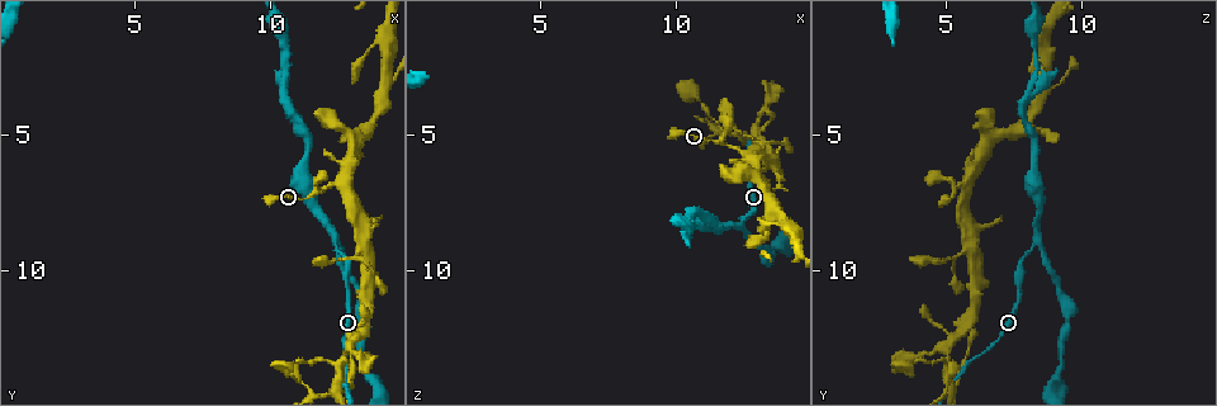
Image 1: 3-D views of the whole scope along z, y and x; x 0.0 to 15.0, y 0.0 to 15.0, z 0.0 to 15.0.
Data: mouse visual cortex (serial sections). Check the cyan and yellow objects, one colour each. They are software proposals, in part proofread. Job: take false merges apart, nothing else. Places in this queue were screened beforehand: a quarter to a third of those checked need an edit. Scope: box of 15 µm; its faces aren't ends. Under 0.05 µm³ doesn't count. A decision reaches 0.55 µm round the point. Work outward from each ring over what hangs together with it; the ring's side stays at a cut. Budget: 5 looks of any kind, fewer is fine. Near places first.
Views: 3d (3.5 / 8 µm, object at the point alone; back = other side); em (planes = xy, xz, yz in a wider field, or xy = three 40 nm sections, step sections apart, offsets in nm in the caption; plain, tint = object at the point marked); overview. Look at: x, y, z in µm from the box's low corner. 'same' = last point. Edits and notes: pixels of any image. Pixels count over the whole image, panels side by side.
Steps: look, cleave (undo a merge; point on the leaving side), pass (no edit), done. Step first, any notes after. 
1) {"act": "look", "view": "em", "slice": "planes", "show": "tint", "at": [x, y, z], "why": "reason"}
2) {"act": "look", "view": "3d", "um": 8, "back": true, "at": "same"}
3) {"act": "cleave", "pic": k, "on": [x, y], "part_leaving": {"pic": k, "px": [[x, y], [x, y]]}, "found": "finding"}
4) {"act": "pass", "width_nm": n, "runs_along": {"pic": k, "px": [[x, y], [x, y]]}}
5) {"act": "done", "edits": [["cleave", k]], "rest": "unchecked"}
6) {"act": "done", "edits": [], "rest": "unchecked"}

{"act": "look", "view": "3d", "um": 3.5, "at": [12.5, 8.9, 8.4]}

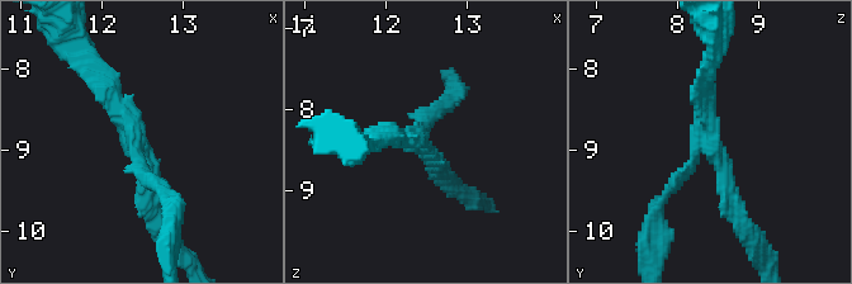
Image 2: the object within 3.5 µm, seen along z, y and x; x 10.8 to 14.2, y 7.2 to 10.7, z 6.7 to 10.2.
{"act": "look", "view": "em", "slice": "xy", "step": 1, "show": "tint", "at": [12.40, 8.85, 8.35]}

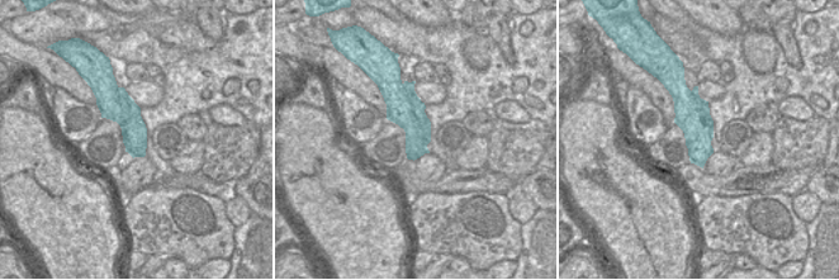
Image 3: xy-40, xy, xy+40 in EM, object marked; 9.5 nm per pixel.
{"act": "look", "view": "em", "slice": "xy", "step": 3, "show": "tint", "at": "same"}

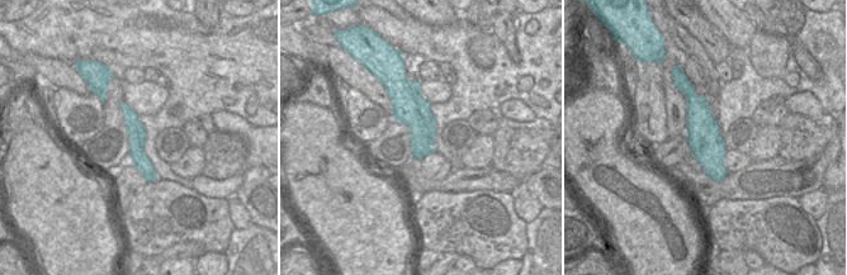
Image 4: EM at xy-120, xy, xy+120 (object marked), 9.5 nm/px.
{"act": "cleave", "pic": 2, "on": [140, 192], "width_nm": 300, "part_leaving": {"pic": 2, "px": [[705, 138], [714, 33]]}, "found": "two cells meet here"}

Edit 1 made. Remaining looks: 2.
{"act": "look", "view": "3d", "um": 3.5, "at": [11.7, 7.1, 5.3], "why": "three arms meet"}

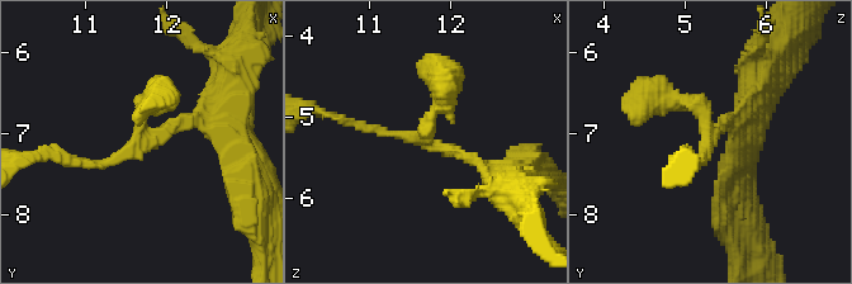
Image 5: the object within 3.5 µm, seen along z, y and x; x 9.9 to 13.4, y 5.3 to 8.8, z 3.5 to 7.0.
{"act": "look", "view": "em", "slice": "xy", "step": 1, "show": "tint", "at": [11.65, 7.10, 5.30], "arms": 3, "arm_widths_nm": [100, 150, 200], "why": "need the tissue"}

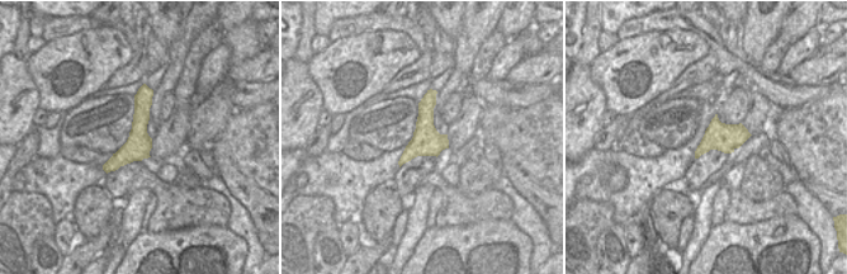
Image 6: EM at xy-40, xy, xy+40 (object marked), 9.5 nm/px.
{"act": "pass", "width_nm": 280, "runs_along": {"pic": 6, "px": [[145, 89], [138, 140], [107, 168]]}, "found": "continuous, no second cell"}

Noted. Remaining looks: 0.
{"act": "done", "edits": [["cleave", 2]], "rest": "unchecked"}

